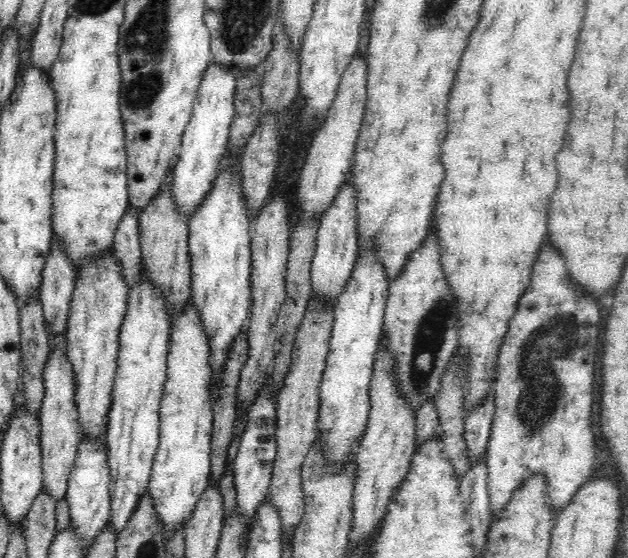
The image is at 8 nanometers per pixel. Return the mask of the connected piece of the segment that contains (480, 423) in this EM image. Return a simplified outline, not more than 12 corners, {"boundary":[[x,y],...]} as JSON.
{"boundary":[[495,383],[486,400],[464,420],[468,465],[487,453]]}

